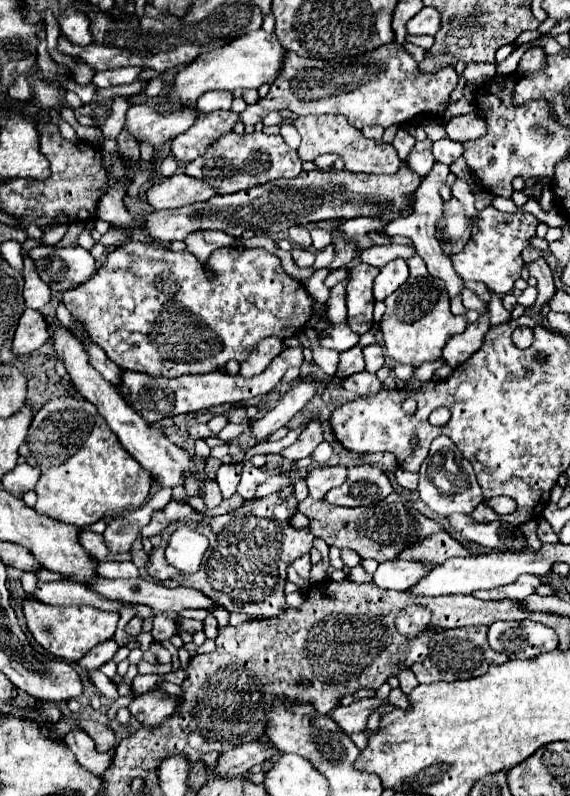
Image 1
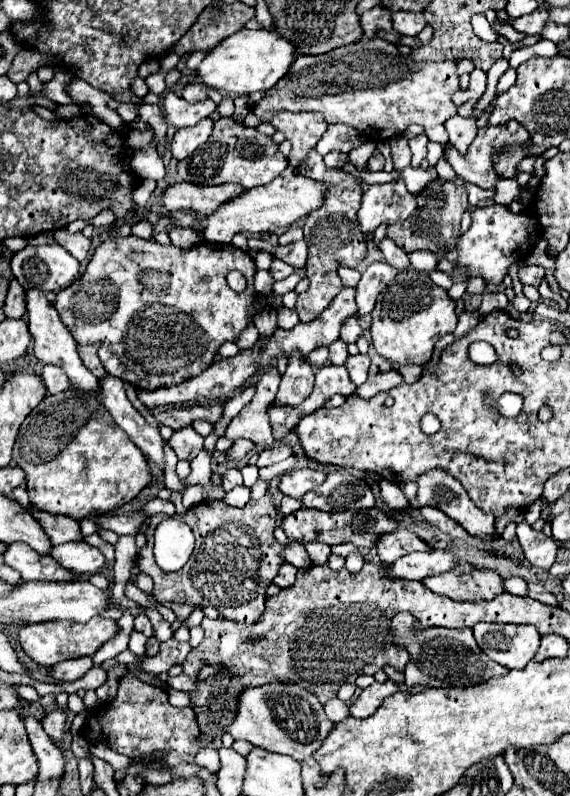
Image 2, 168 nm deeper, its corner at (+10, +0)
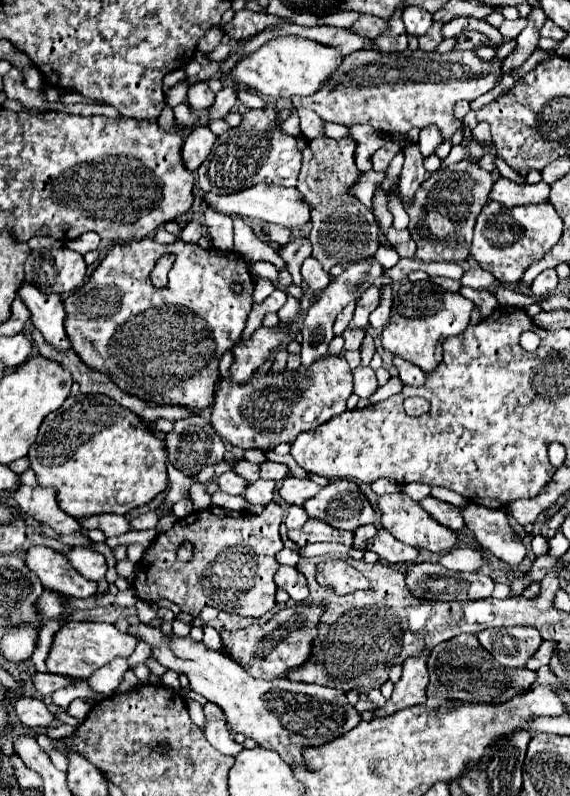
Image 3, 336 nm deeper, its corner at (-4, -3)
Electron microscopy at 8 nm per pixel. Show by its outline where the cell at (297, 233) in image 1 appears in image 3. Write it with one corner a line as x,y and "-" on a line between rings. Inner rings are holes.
307,257
303,261
303,267
301,267
301,273
303,273
303,279
309,283
309,287
313,291
317,289
325,289
329,285
329,273
325,273
321,267
319,267
319,261
315,257

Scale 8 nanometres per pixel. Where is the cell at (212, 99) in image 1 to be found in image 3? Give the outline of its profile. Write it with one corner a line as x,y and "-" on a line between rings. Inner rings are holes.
199,81
199,83
195,83
195,85
189,87
189,91
187,91
187,101
189,101
191,109
205,111
205,109
211,107
211,103
215,101
215,93
209,89
207,81

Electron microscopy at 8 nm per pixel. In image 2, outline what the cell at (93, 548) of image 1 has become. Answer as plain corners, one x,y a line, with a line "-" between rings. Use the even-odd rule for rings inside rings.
31,504
27,506
27,512
31,512
39,524
43,524
45,534
49,536
51,544
65,544
65,542
79,542
83,536
79,532
79,522
69,518
69,516
55,516
49,512
41,512
33,508

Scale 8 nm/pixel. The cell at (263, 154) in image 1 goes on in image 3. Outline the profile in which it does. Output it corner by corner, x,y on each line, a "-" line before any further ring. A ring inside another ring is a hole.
267,105
267,109
247,109
239,127
233,127
217,137
215,147
197,169
197,185
205,193
215,191
217,195
231,195
263,181
283,187
295,187
299,169
301,151
297,149
295,137
281,133
275,119
275,107

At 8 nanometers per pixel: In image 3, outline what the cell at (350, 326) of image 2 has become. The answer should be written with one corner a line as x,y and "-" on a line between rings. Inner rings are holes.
367,333
365,339
363,339
363,345
361,345
361,359
363,359
361,365
369,365
373,353
375,353
375,341
373,341
373,337

